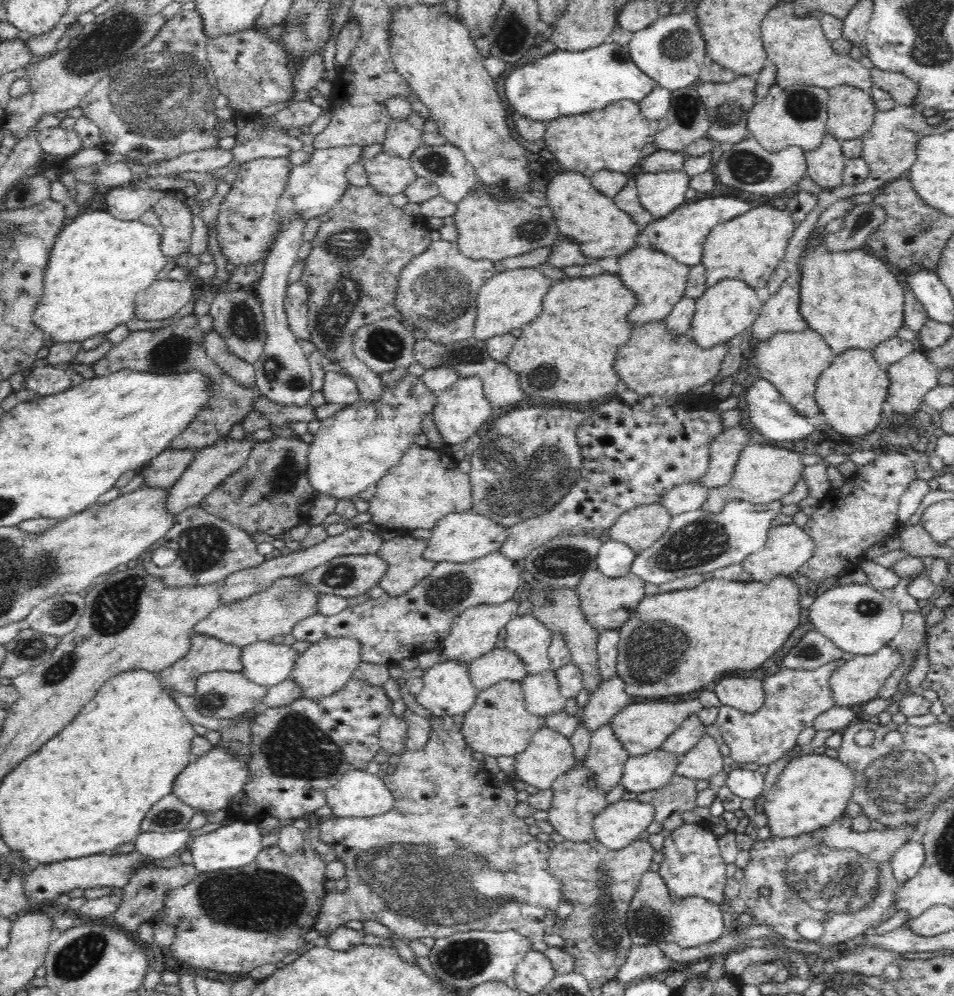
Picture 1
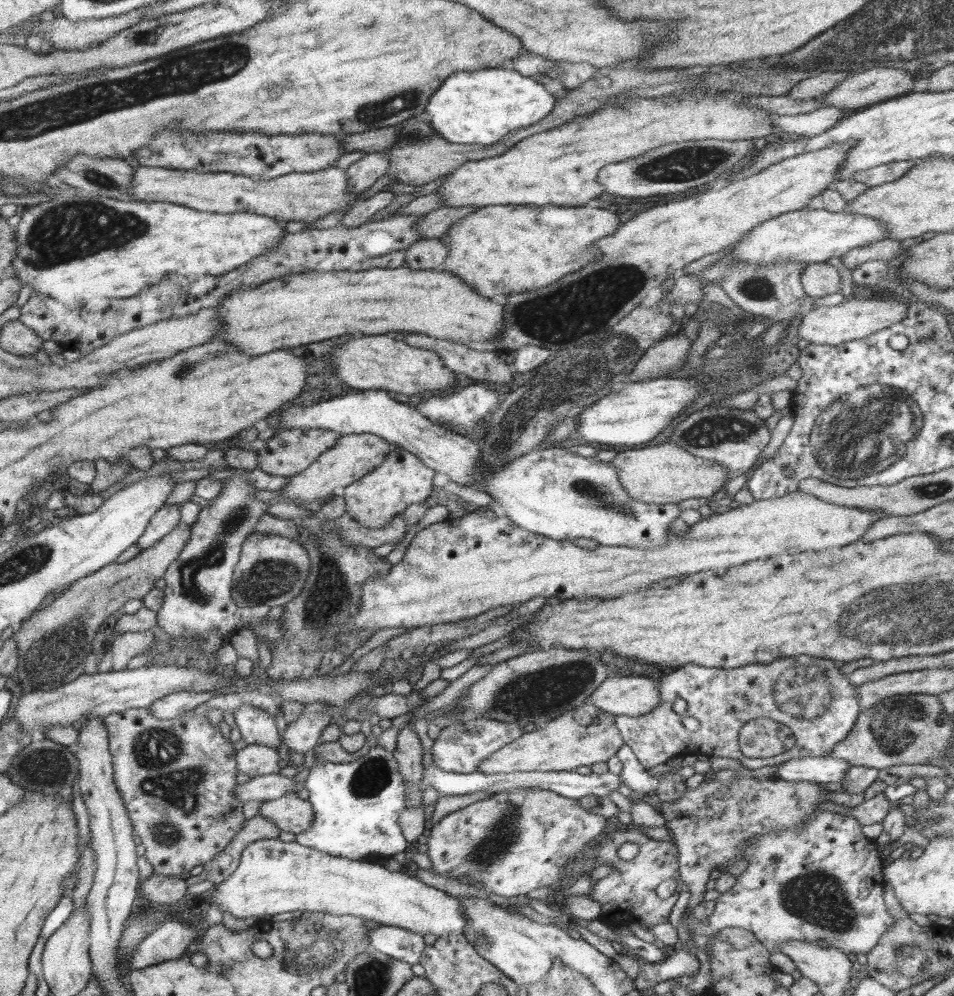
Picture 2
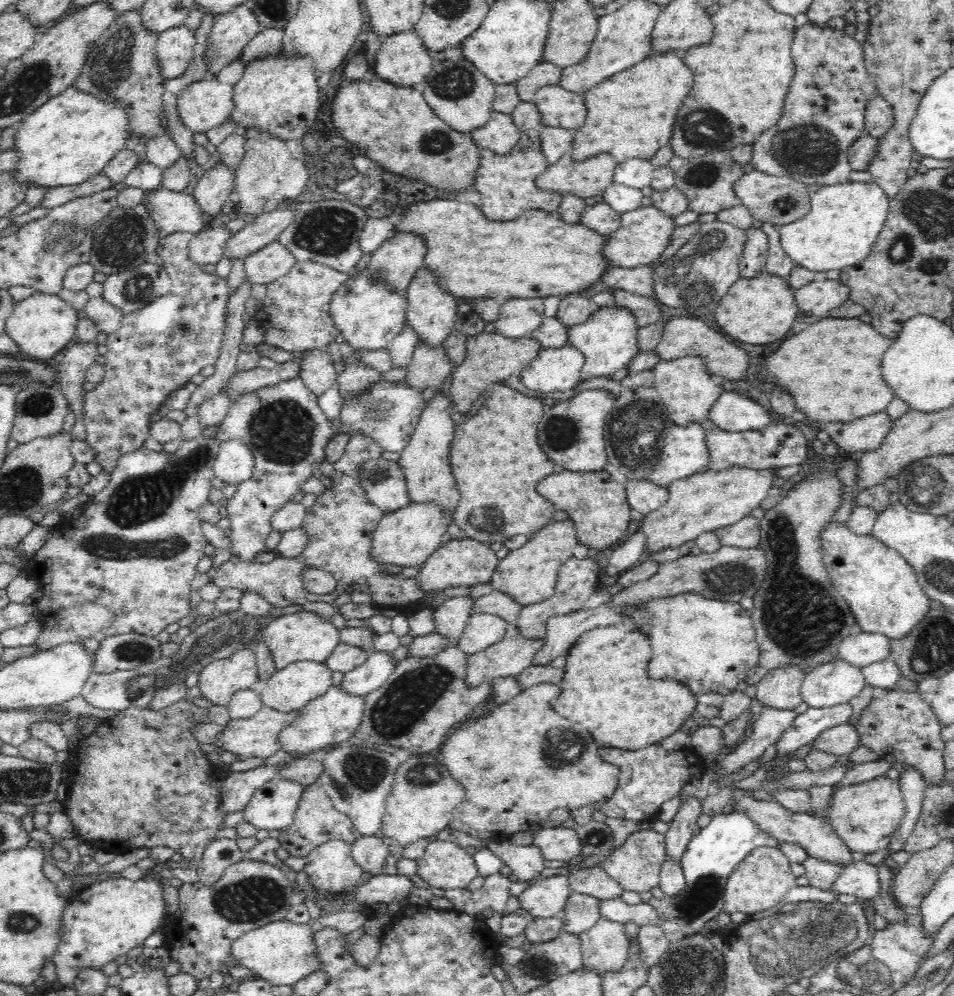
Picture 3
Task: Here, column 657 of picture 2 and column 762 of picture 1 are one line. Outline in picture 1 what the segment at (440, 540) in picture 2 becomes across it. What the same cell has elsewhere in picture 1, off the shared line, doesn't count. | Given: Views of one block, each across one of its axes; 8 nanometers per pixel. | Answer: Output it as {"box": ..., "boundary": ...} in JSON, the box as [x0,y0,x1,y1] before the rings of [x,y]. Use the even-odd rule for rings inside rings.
{"box":[742,522,815,586],"boundary":[[[793,522],[790,524],[776,525],[768,531],[767,541],[758,552],[746,556],[742,565],[746,573],[751,574],[760,586],[770,584],[770,581],[777,576],[788,576],[794,570],[804,566],[814,554],[815,544],[812,537]]]}

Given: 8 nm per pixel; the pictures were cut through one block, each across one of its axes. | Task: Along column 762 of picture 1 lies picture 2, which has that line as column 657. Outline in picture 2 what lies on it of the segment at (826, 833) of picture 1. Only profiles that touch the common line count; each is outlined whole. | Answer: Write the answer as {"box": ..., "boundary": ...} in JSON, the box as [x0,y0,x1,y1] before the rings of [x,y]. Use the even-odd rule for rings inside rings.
{"box":[560,826,687,927],"boundary":[[[623,826],[619,830],[609,830],[606,834],[599,836],[599,842],[586,847],[581,853],[577,854],[573,863],[568,863],[567,868],[563,870],[562,882],[560,886],[571,886],[581,876],[581,870],[585,870],[584,876],[591,877],[591,871],[588,866],[583,863],[583,858],[597,858],[599,865],[610,862],[613,866],[613,873],[606,877],[595,880],[595,884],[591,888],[588,896],[592,900],[601,905],[601,916],[599,917],[605,924],[622,927],[623,925],[638,922],[642,927],[644,924],[653,927],[657,924],[668,923],[668,917],[678,896],[682,890],[686,890],[687,886],[680,878],[679,862],[677,859],[677,846],[672,841],[655,840],[635,830],[634,827]],[[624,842],[636,842],[639,846],[639,854],[631,861],[623,861],[618,857],[618,848]],[[668,878],[676,880],[676,890],[666,899],[660,899],[656,895],[658,884]]]}

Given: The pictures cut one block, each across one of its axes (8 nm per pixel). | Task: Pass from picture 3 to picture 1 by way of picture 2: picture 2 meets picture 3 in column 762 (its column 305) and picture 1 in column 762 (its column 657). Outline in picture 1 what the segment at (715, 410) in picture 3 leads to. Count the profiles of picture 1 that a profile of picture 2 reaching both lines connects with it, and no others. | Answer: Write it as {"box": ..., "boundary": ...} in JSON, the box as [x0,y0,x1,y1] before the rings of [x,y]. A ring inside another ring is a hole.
{"box":[632,500,782,585],"boundary":[[[732,500],[722,512],[706,512],[700,508],[673,516],[668,530],[650,548],[635,556],[632,574],[646,583],[660,585],[690,574],[709,577],[719,568],[741,564],[746,556],[764,548],[772,520],[781,513],[782,505],[781,500],[768,504]]]}

